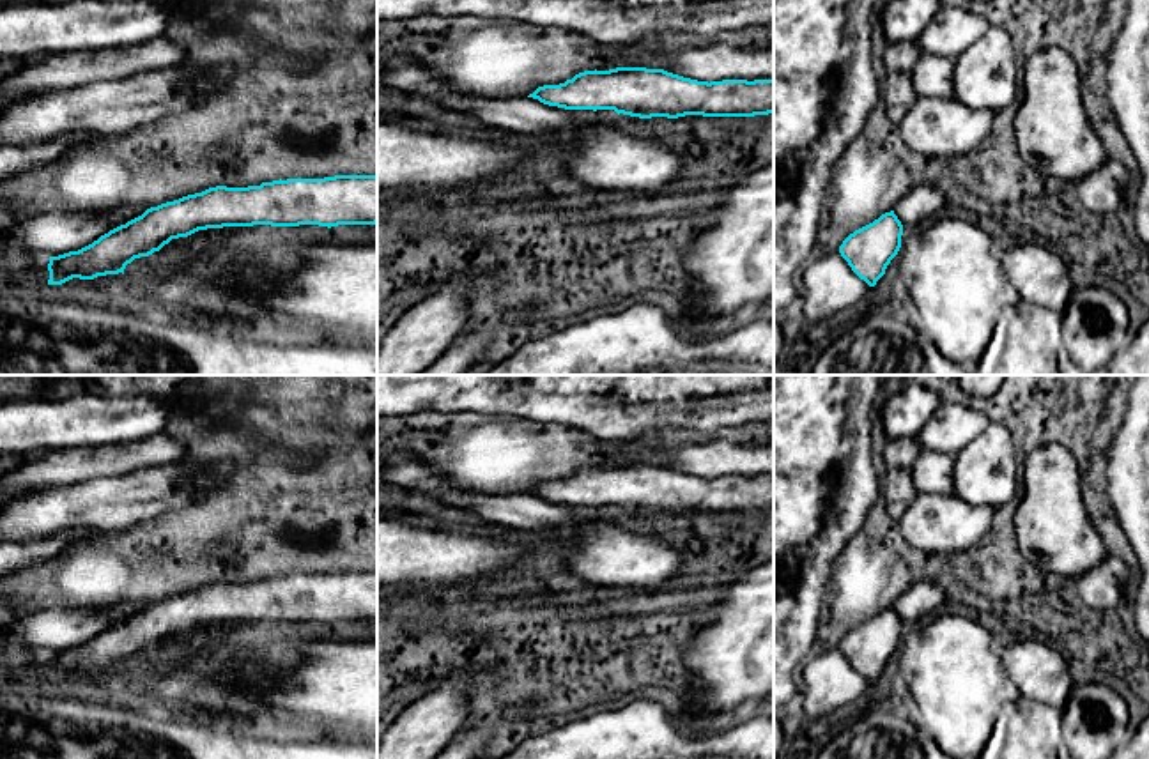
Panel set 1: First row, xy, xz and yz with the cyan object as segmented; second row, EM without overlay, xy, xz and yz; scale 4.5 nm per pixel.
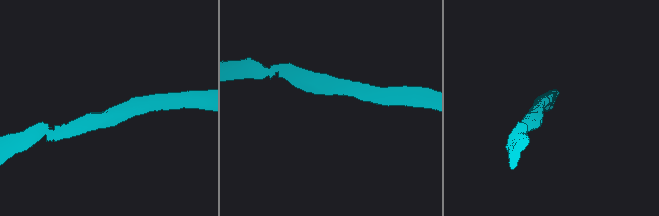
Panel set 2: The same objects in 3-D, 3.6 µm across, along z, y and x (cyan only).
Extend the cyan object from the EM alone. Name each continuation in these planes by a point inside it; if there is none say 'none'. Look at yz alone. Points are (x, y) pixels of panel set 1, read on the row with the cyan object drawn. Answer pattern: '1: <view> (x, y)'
none

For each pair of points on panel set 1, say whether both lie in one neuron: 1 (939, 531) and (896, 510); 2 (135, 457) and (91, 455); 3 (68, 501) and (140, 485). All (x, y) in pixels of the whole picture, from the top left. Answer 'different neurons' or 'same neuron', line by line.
1: different neurons
2: same neuron
3: same neuron

